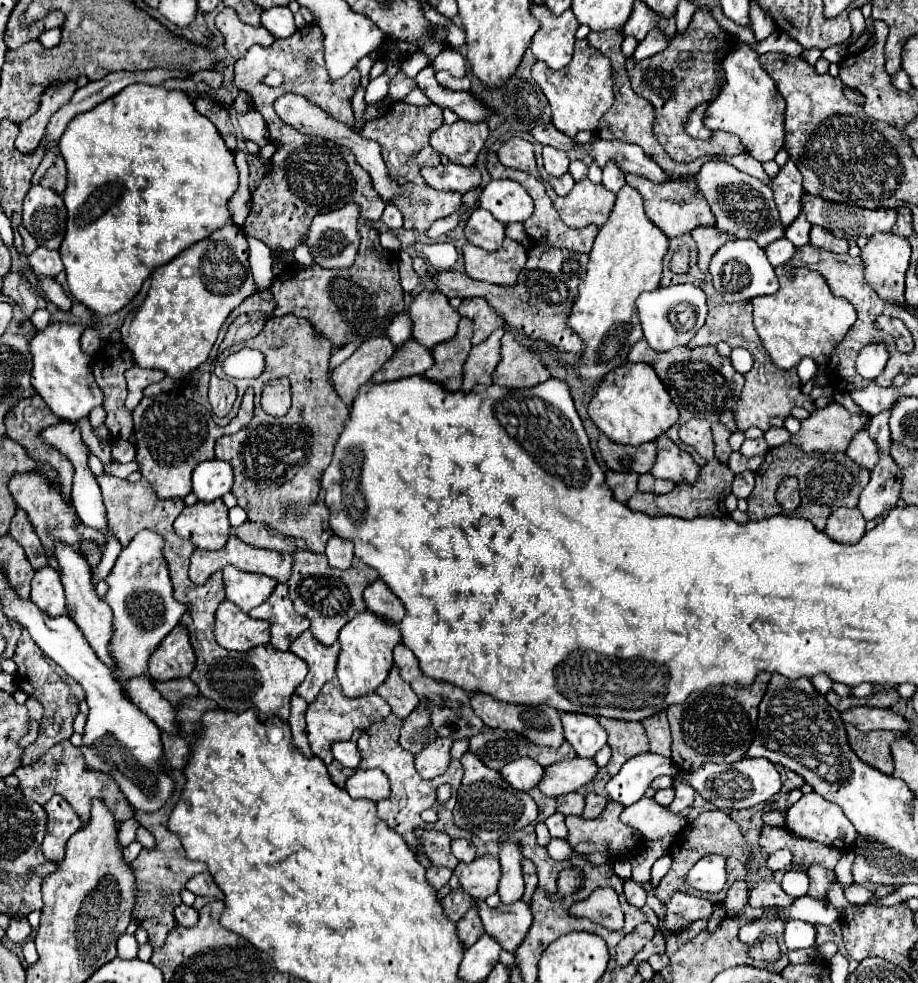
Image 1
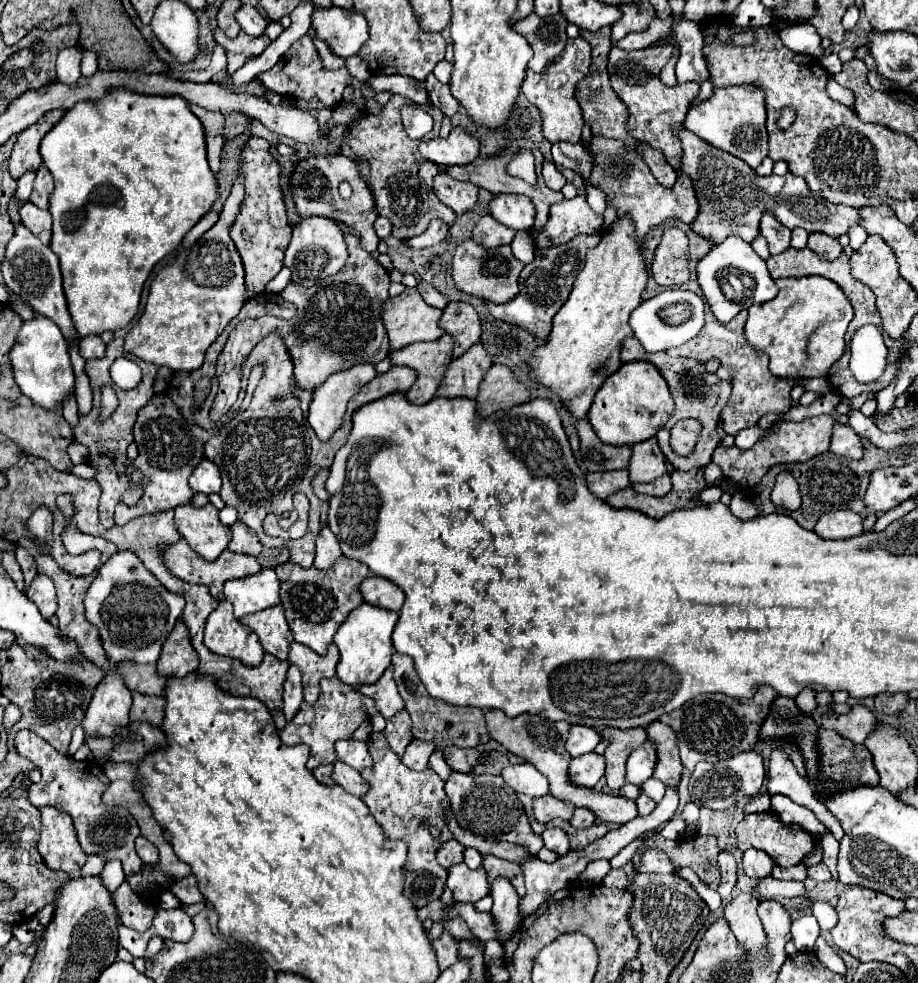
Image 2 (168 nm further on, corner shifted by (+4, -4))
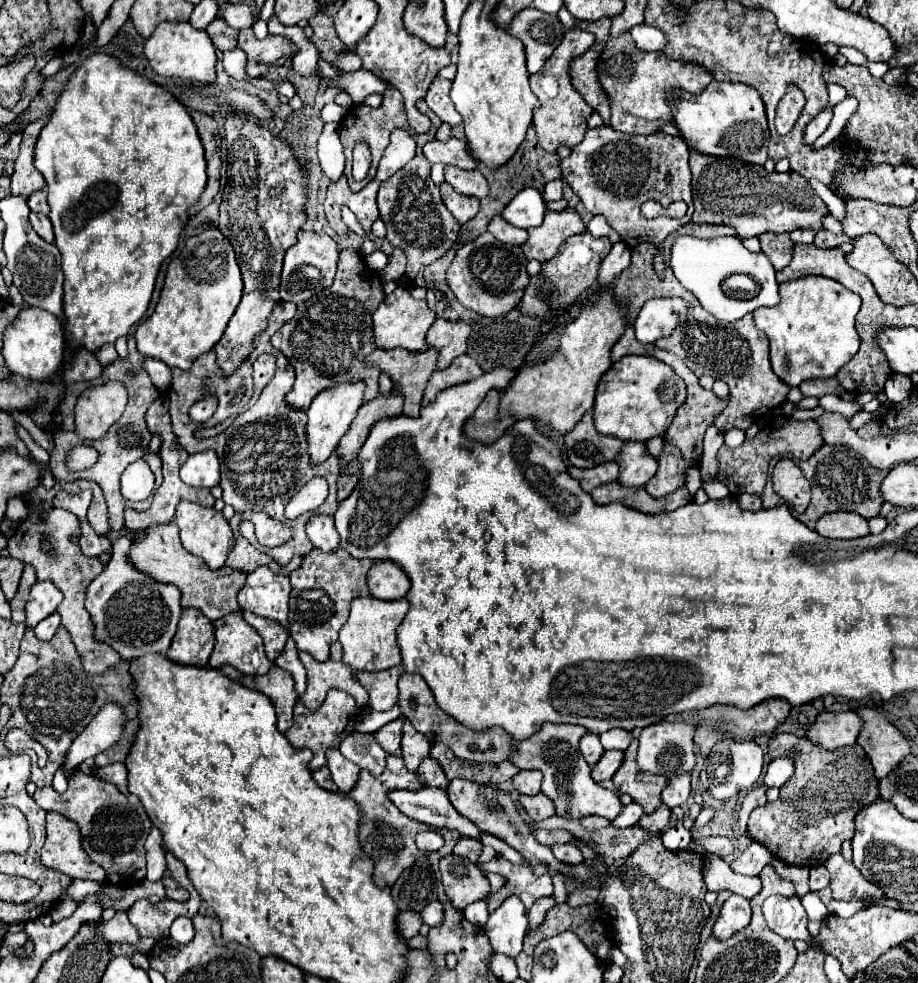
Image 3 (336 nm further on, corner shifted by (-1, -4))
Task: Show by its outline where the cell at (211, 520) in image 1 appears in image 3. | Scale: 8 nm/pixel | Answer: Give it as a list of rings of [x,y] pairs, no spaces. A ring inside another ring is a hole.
[[[181,501],[177,505],[175,523],[179,525],[181,543],[189,553],[201,557],[211,571],[217,571],[217,569],[221,569],[225,565],[225,559],[227,559],[229,551],[233,549],[233,533],[231,533],[229,523],[225,521],[225,517],[217,509],[205,509],[201,505]]]

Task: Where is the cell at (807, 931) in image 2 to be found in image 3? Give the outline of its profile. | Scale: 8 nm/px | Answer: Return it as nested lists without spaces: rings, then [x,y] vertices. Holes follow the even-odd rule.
[[[807,893],[807,895],[801,897],[801,901],[803,901],[803,907],[805,907],[809,919],[823,919],[823,917],[827,917],[827,907],[823,905],[823,901],[819,899],[817,893]]]

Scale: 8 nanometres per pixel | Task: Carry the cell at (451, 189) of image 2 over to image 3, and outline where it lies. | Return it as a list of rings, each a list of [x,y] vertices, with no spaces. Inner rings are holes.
[[[443,183],[439,189],[441,189],[441,199],[443,199],[445,207],[451,211],[451,215],[459,223],[467,223],[469,219],[473,219],[477,215],[477,211],[479,211],[479,199],[475,199],[475,197],[471,199],[471,197],[459,195],[447,183]]]

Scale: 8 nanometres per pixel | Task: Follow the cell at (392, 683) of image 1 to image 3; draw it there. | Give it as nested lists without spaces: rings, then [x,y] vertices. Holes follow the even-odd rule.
[[[391,667],[385,671],[377,671],[377,673],[367,673],[367,671],[359,671],[357,679],[359,683],[369,691],[371,697],[371,709],[375,711],[389,711],[397,699],[397,679],[401,675],[401,667]]]

